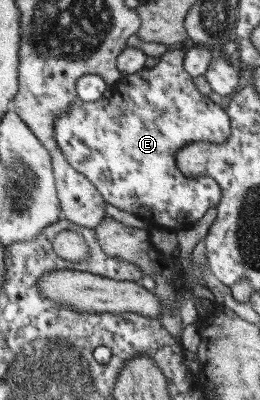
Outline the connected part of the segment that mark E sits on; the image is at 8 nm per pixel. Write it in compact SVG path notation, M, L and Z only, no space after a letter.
M180 47L168 50L162 55L162 60L160 60L156 66L145 67L131 75L123 74L117 82L118 88L116 93L114 93L110 99L86 102L85 100L78 98L78 100L74 101L74 105L70 105L70 110L69 112L66 112L65 116L58 117L57 122L58 146L60 146L65 152L65 156L69 159L70 164L72 164L78 172L86 175L88 179L98 187L98 191L102 194L102 197L107 201L107 203L115 206L119 210L142 218L147 221L150 226L175 231L180 229L186 230L197 224L200 218L208 212L208 208L218 208L224 194L217 182L217 179L214 177L208 175L189 177L182 173L182 169L178 167L177 154L180 153L185 146L192 144L192 142L214 142L218 144L226 144L233 133L233 125L228 111L224 110L222 106L216 104L214 100L210 100L208 95L202 94L202 92L196 88L194 77L185 69L185 58L186 51L184 51L184 49L182 50Z

